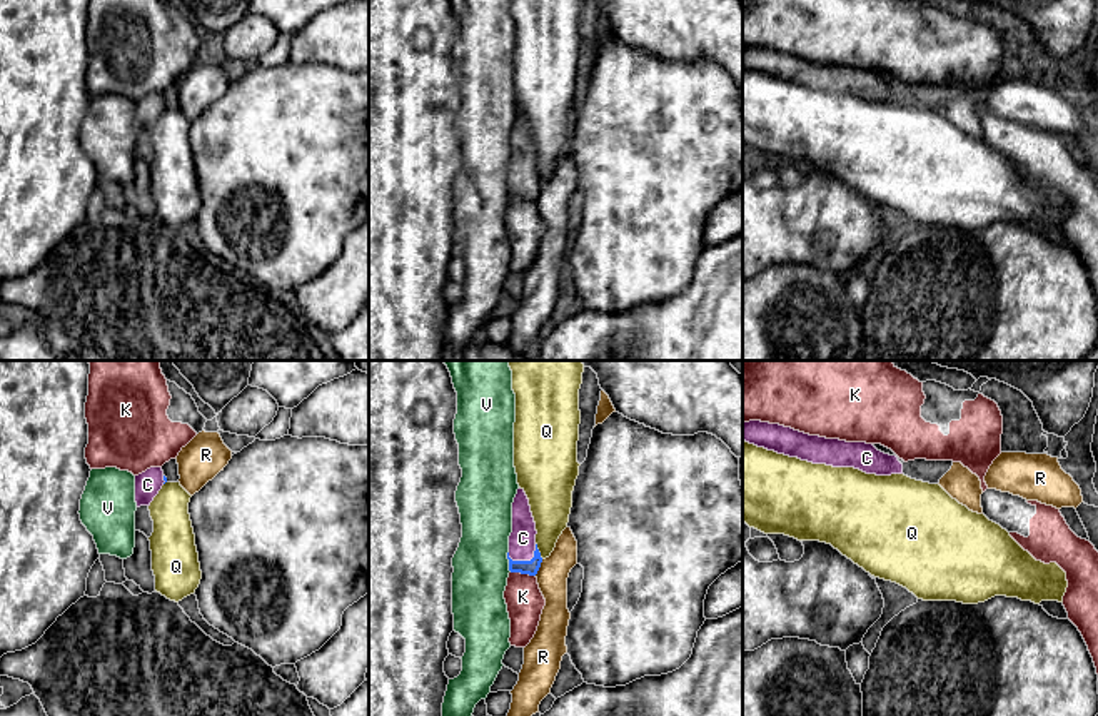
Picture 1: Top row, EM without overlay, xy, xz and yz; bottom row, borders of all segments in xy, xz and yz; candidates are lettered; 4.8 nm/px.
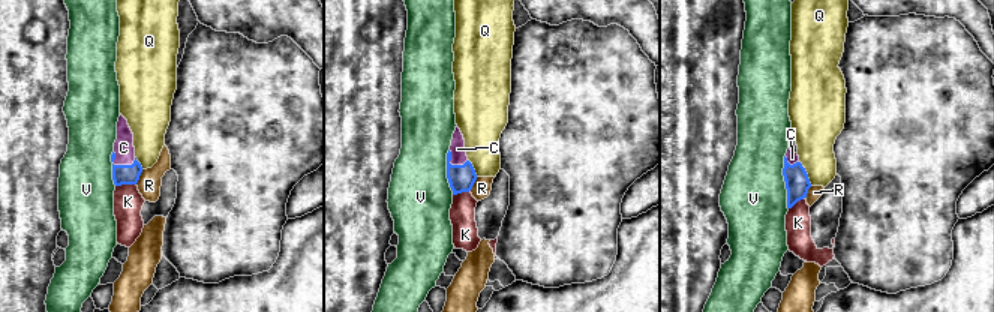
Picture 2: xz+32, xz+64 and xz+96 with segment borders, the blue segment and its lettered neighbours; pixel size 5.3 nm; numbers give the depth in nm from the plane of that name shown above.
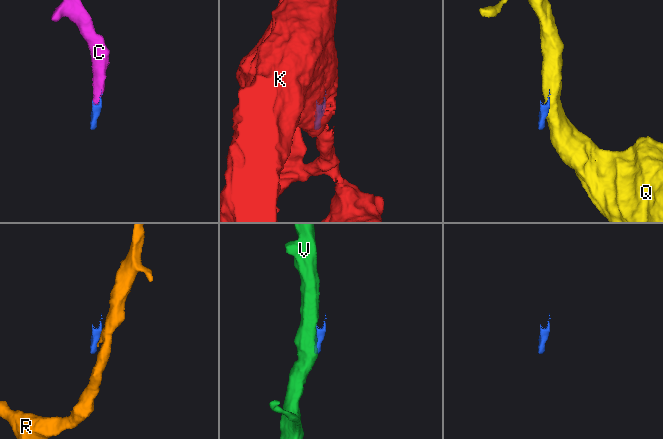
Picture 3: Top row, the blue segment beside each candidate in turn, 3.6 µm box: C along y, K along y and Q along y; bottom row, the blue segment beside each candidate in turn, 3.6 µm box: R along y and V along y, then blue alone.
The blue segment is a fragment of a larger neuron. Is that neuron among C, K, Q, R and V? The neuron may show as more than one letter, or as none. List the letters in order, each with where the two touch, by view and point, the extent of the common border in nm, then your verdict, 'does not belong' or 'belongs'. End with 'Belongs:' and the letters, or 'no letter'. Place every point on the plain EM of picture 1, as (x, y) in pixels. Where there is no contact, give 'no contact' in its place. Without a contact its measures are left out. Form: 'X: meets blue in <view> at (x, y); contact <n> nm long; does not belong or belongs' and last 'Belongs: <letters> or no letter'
C: meets blue in xz at (526, 187); contact 160 nm long; belongs
K: meets blue in xz at (523, 199); contact 120 nm long; does not belong
Q: meets blue in xz at (538, 177); contact 90 nm long; does not belong
R: meets blue in xz at (539, 192); contact 90 nm long; does not belong
V: meets blue in xz at (509, 187); contact 110 nm long; does not belong
Belongs: C

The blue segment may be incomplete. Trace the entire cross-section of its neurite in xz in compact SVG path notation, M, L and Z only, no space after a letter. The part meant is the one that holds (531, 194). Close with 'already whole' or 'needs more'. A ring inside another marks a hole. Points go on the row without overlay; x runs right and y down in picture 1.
M517 115L512 129L512 159L509 162L509 197L536 202L542 184L536 170L536 149L524 115Z; needs more

